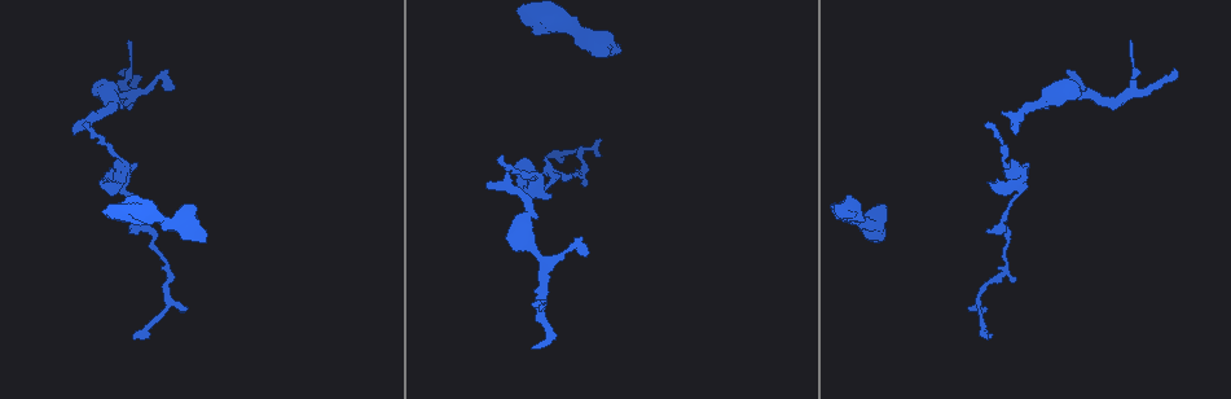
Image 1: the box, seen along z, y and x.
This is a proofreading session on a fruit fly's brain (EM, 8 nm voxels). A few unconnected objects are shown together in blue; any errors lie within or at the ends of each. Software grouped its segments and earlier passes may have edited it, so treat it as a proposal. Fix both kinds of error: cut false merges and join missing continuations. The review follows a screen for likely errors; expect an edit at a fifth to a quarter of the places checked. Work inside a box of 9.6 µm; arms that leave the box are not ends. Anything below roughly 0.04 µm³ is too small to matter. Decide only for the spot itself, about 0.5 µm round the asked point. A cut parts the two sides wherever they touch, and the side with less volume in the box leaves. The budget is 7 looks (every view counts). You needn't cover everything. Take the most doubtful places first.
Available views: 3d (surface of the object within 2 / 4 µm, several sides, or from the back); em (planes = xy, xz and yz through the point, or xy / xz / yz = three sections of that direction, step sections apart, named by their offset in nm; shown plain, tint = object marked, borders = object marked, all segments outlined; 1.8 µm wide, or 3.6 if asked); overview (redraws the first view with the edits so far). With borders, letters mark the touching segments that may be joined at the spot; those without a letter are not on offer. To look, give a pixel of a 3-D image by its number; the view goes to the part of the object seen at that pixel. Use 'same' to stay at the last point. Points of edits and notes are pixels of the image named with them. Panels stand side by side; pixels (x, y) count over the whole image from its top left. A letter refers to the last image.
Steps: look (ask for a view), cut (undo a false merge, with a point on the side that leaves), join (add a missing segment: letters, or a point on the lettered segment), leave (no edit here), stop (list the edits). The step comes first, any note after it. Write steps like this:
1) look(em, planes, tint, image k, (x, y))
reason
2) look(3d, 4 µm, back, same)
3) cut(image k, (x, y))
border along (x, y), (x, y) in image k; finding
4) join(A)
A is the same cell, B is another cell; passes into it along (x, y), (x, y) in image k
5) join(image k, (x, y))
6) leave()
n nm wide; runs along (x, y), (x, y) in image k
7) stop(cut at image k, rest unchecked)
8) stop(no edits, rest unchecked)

look(em, planes, tint, image 1, (882, 238))
an open end

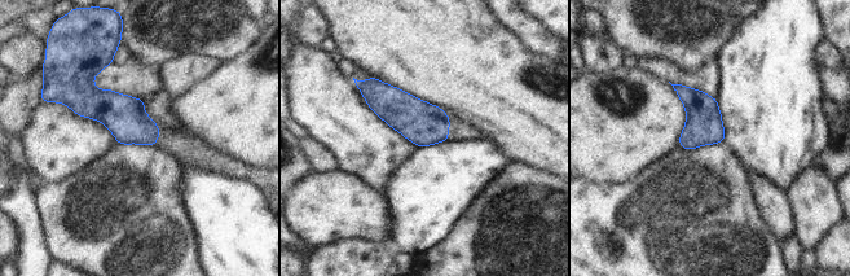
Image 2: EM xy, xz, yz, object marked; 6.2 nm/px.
look(em, planes, borders, same)
what lies round it

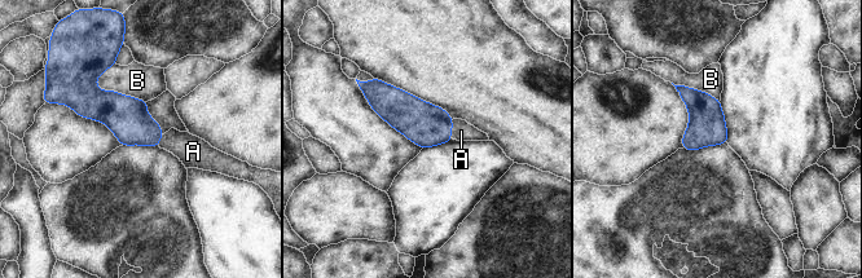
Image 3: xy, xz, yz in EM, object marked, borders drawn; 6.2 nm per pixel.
join(image 3, (461, 131))
A is the same cell, B is another cell; passes into it along (425, 124), (451, 128), (461, 131) in image 3; it goes on there

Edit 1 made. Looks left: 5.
look(overview)

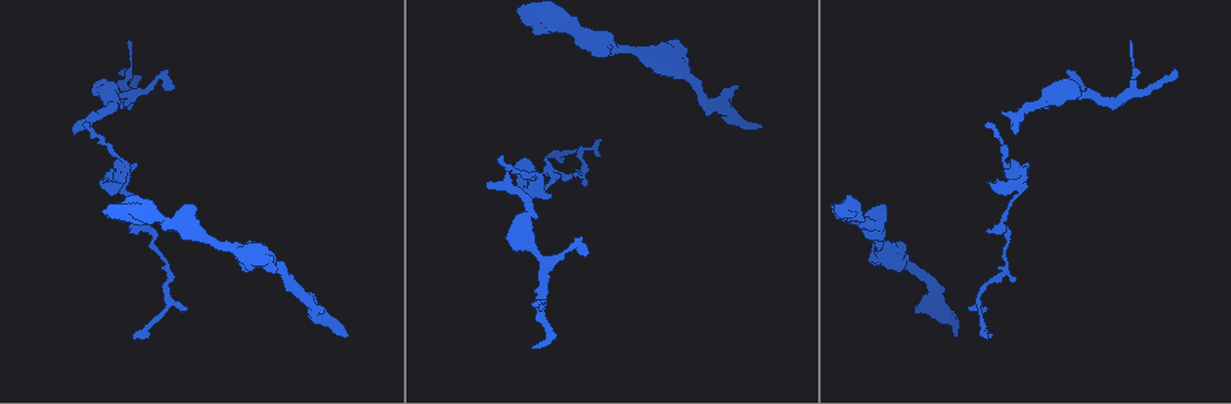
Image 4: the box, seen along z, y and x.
look(em, planes, tint, image 4, (348, 337))
an open end

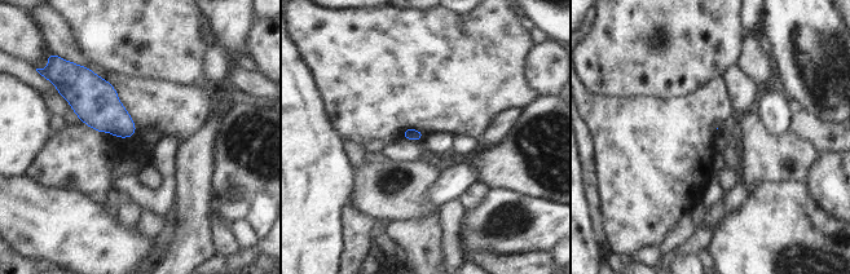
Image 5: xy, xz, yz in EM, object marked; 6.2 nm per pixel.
look(em, planes, borders, same)
what lies round it

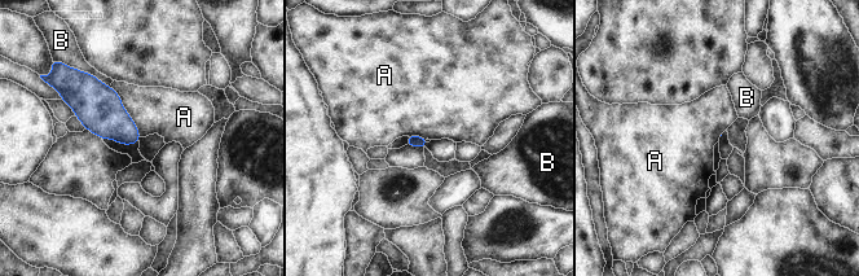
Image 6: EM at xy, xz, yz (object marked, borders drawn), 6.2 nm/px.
leave()
A and B are other cells; border along (110, 86), (140, 136) in image 6; none of them fits

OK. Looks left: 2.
look(em, planes, borders, image 4, (74, 131))
free end

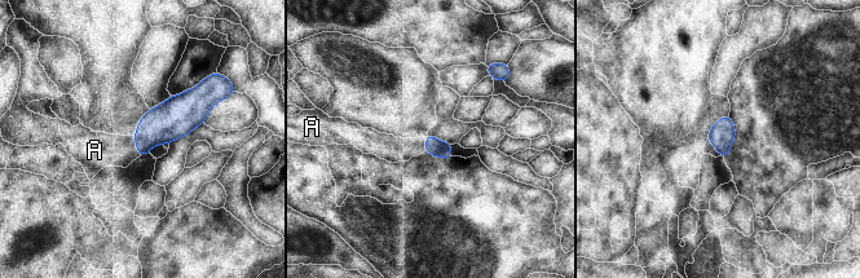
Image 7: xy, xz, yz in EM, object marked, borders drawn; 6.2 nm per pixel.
join(image 7, (97, 150))
A touches over 140 nm; A is the same cell; passes into it along (167, 122), (136, 145), (97, 150) in image 7; it goes on there

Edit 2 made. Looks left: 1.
stop(join at image 3, join at image 7, rest unchecked)

